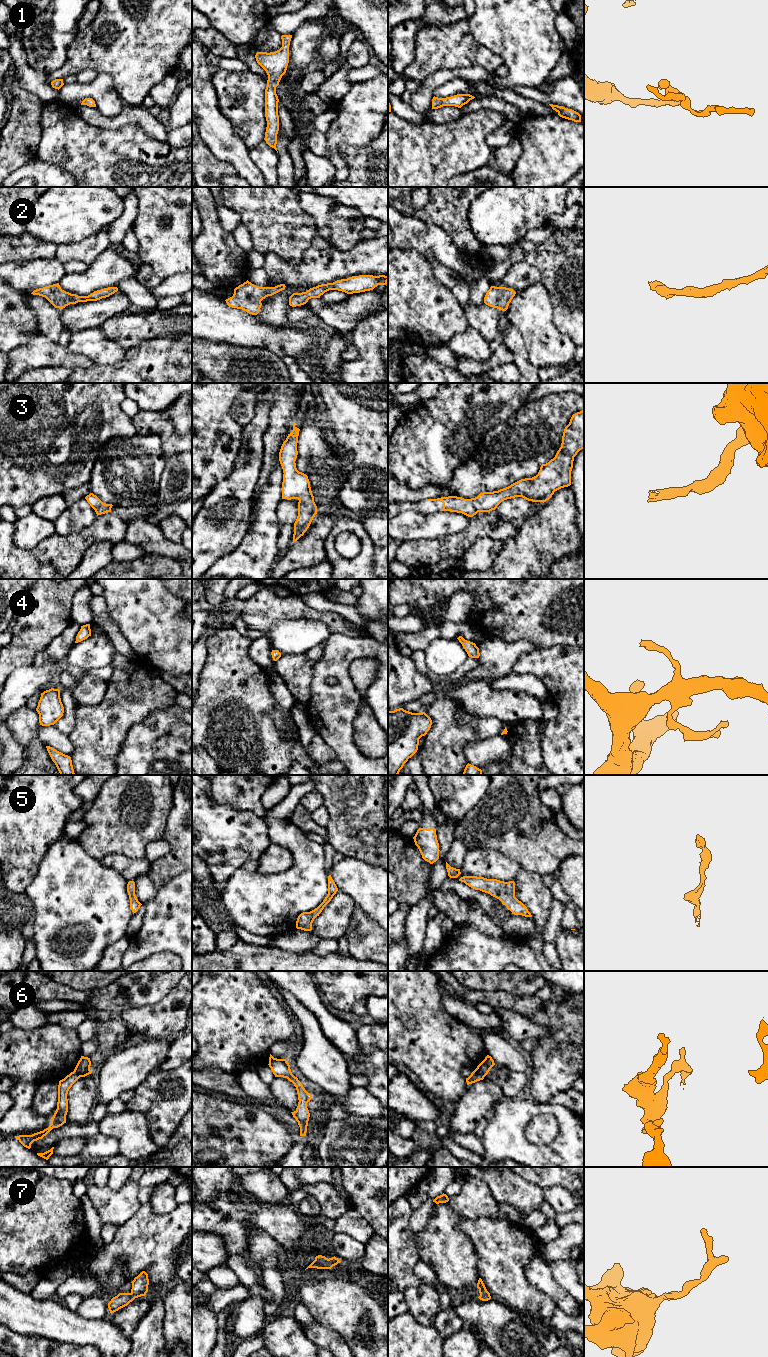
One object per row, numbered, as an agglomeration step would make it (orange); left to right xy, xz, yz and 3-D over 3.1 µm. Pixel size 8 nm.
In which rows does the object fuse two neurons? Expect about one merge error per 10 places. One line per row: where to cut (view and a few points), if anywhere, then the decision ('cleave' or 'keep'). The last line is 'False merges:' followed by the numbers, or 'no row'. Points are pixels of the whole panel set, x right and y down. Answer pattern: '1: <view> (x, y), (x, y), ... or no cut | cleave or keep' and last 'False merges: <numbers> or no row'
1: no cut | keep
2: no cut | keep
3: no cut | keep
4: no cut | keep
5: no cut | keep
6: yz (475, 1069), (483, 1077) | cleave
7: no cut | keep
False merges: 6

